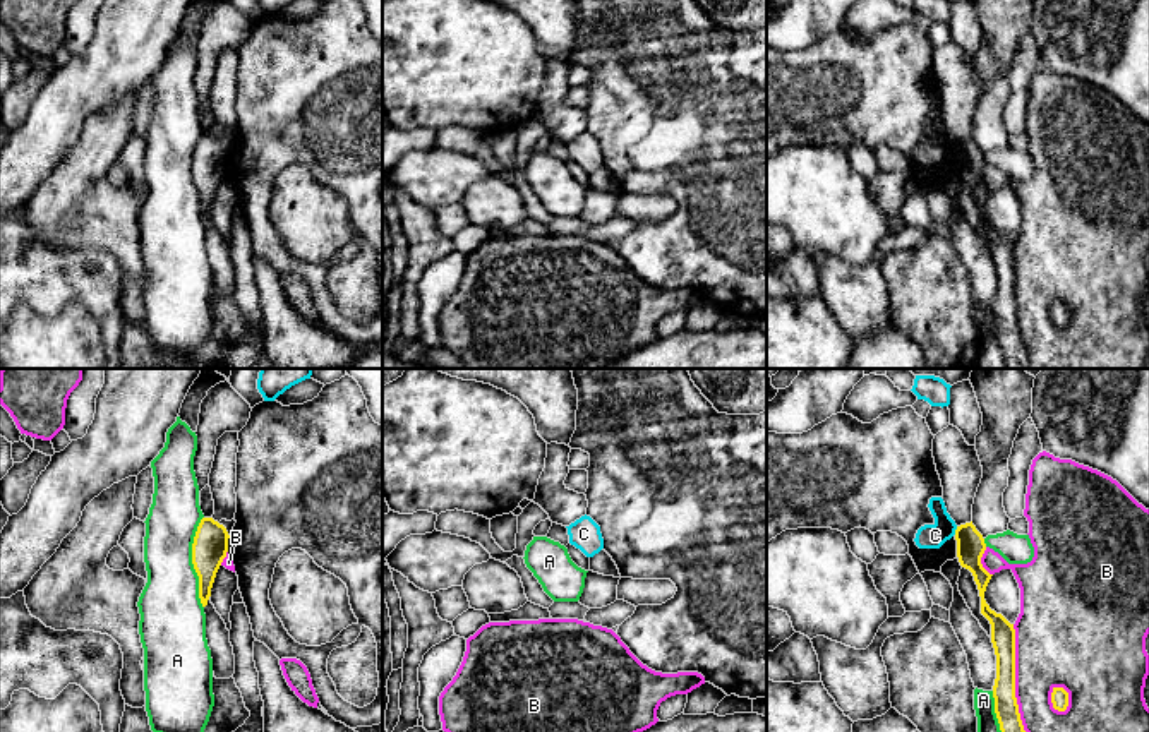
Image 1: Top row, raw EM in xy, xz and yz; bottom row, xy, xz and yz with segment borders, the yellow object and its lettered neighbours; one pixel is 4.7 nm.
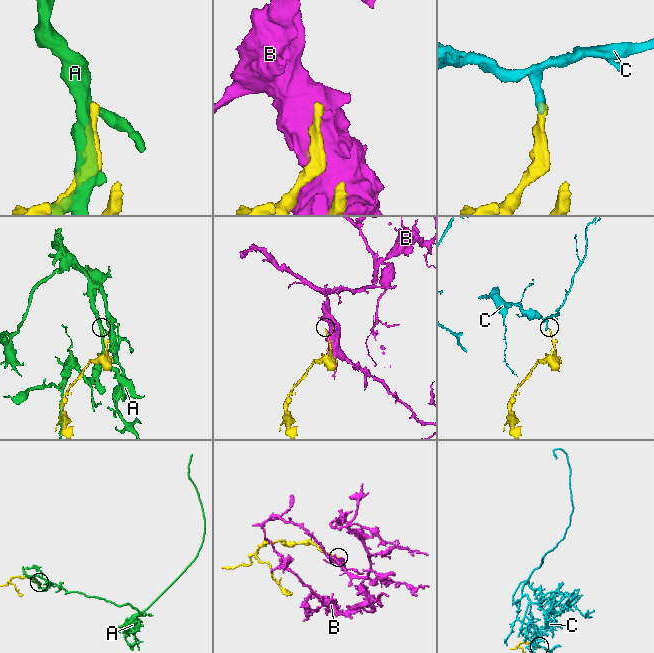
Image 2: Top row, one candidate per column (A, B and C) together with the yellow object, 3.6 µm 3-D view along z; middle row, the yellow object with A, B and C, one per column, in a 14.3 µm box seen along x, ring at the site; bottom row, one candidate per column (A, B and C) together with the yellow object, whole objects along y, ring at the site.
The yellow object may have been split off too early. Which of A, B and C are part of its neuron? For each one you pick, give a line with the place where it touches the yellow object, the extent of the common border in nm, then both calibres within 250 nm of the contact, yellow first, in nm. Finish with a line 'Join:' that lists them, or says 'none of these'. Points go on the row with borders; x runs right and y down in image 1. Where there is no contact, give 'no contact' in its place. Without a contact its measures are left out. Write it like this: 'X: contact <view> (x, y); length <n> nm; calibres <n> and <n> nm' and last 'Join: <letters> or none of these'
Join: none of these

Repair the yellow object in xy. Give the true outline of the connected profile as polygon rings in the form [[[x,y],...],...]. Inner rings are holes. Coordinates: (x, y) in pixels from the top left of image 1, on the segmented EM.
[[[202,518],[192,543],[192,564],[199,576],[199,598],[208,605],[216,573],[228,552],[228,531],[213,518]]]

